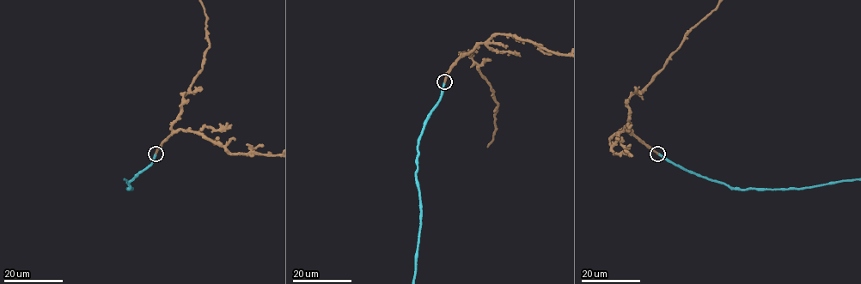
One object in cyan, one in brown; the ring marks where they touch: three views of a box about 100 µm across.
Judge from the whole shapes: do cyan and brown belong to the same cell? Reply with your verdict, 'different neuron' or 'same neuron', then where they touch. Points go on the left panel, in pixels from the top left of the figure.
same neuron; place (155, 154)

